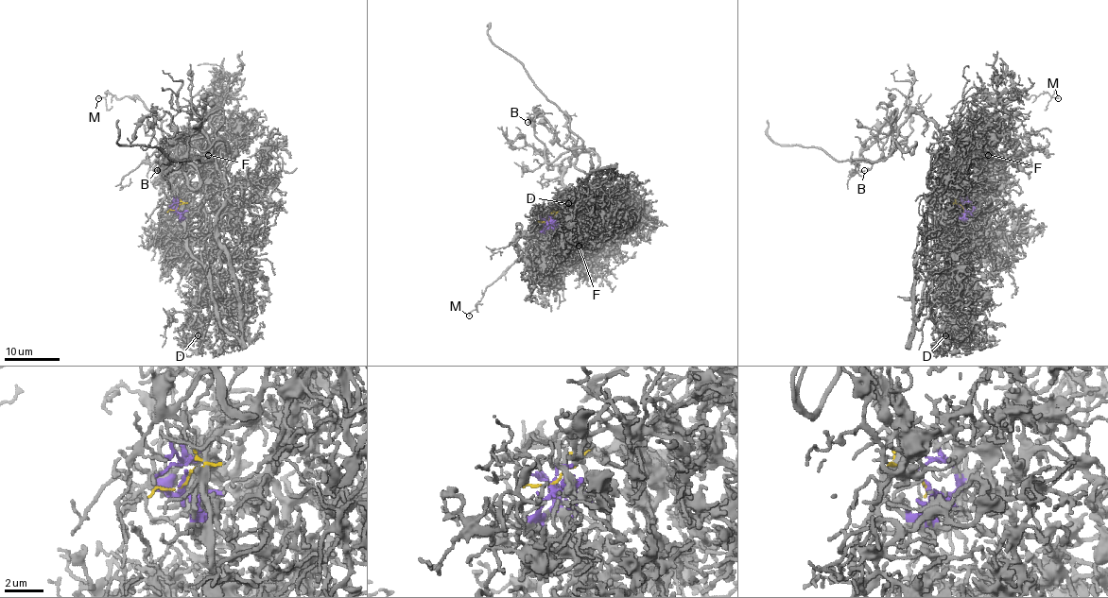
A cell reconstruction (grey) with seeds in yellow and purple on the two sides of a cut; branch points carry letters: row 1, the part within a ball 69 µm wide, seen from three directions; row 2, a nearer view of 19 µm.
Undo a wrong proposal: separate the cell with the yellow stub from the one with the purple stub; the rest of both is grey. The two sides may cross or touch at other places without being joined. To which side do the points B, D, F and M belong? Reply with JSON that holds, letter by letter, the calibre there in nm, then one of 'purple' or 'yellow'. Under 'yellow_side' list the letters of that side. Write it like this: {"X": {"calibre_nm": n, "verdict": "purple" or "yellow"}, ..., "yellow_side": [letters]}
{"B": {"calibre_nm": 120, "verdict": "yellow"}, "D": {"calibre_nm": 150, "verdict": "purple"}, "F": {"calibre_nm": 110, "verdict": "purple"}, "M": {"calibre_nm": 100, "verdict": "yellow"}, "yellow_side": ["B", "M"]}

